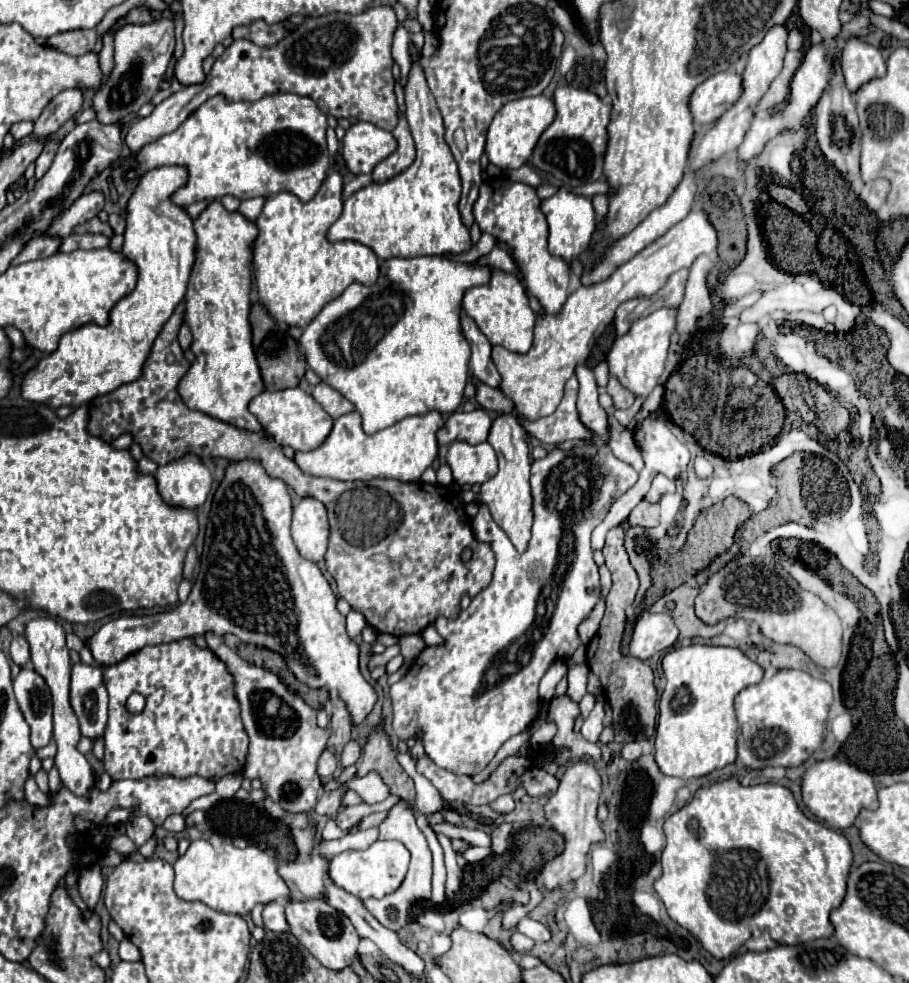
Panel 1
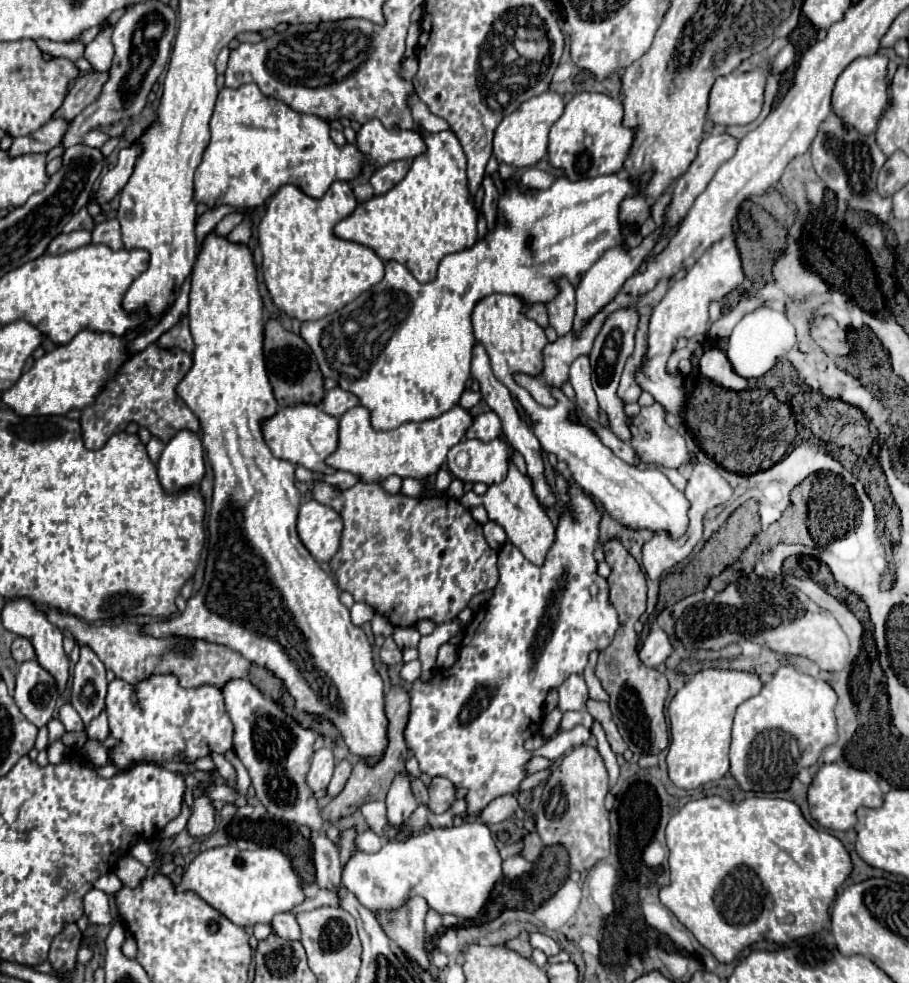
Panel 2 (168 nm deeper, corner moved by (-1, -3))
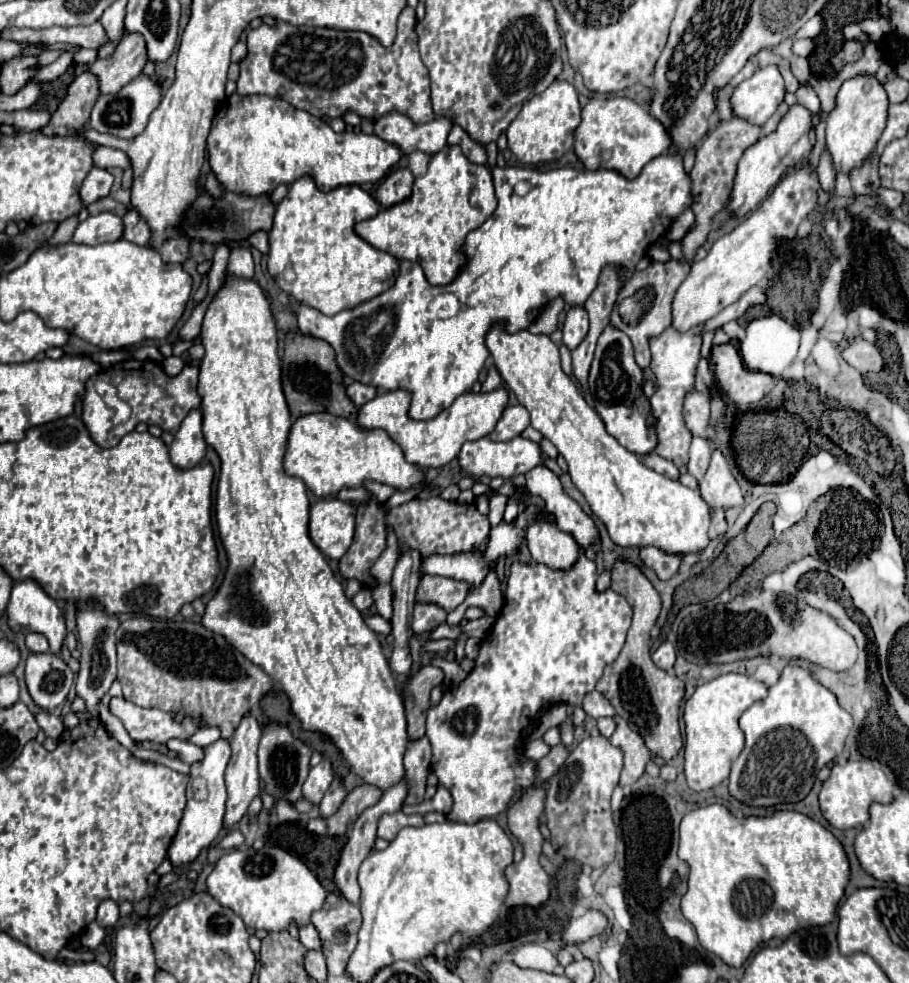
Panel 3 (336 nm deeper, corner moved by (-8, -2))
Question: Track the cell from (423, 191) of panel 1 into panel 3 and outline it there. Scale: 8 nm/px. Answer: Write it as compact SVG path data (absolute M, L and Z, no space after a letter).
M447 146L445 152L437 152L429 160L427 172L415 178L413 194L409 198L389 208L381 208L375 218L359 222L355 232L373 248L383 250L397 260L419 262L429 284L445 286L457 276L465 262L465 256L461 254L465 236L481 226L495 208L497 198L487 166L469 162L459 146Z

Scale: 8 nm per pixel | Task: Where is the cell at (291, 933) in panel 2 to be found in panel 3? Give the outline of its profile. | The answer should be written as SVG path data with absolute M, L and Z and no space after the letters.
M305 924L305 926L299 928L299 942L309 950L319 950L321 948L321 940L319 940L319 934L317 934L313 924Z

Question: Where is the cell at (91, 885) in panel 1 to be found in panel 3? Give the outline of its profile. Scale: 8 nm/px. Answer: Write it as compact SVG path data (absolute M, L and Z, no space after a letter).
M107 898L97 908L97 922L105 928L113 928L117 924L117 920L119 920L119 906Z

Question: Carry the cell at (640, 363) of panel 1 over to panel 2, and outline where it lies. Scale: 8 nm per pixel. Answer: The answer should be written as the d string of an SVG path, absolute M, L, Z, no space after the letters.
M730 233L718 243L714 243L686 273L684 279L672 283L664 299L656 305L650 317L650 333L648 333L648 355L646 367L636 373L636 379L644 391L648 391L668 413L680 415L686 405L686 389L682 379L676 379L666 373L666 361L670 359L676 341L680 337L704 335L708 329L708 307L714 301L720 301L724 295L734 291L744 281L742 259L736 245L736 235Z

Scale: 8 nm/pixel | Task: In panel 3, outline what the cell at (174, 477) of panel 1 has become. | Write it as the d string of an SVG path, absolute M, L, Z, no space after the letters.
M193 410L185 416L179 432L175 434L173 444L169 446L171 464L179 470L195 468L205 458L205 448L207 444L201 432L201 412Z

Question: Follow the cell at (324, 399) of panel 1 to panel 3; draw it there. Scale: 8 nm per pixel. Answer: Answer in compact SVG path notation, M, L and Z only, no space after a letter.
M353 382L351 386L347 386L347 396L353 400L353 404L357 408L361 408L365 402L375 398L375 394L377 394L377 390L373 386L365 386L361 382Z

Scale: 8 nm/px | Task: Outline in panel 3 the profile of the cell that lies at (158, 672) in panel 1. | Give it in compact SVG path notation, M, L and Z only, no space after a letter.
M111 698L109 710L123 722L123 726L127 728L129 736L135 742L153 742L153 744L167 744L171 738L179 738L179 740L189 740L197 730L205 728L205 722L201 718L195 718L191 714L183 714L181 720L177 720L175 714L169 714L165 710L157 710L157 708L141 708L133 702L129 702L127 698Z

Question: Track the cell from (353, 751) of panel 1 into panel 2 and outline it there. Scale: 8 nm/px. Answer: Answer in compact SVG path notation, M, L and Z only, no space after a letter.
M340 761L340 763L336 765L334 777L332 777L332 781L330 781L328 789L326 789L326 795L328 795L328 797L336 797L336 795L344 789L344 785L346 785L346 781L348 781L348 777L350 777L350 771L352 771L352 767L350 767L348 761Z

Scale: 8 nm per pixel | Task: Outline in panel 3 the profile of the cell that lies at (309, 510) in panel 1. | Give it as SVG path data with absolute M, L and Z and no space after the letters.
M323 498L311 506L309 536L313 544L333 560L339 560L351 546L355 532L355 508L339 498Z

